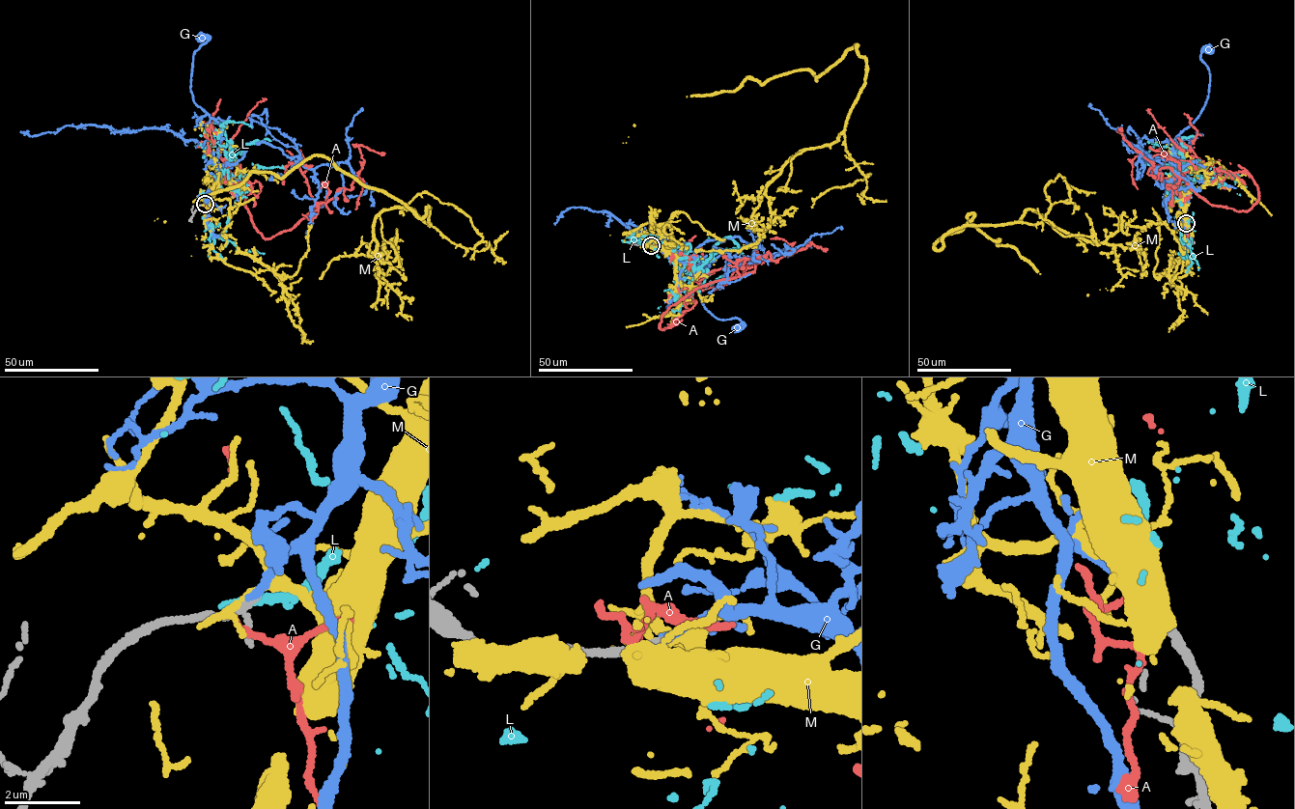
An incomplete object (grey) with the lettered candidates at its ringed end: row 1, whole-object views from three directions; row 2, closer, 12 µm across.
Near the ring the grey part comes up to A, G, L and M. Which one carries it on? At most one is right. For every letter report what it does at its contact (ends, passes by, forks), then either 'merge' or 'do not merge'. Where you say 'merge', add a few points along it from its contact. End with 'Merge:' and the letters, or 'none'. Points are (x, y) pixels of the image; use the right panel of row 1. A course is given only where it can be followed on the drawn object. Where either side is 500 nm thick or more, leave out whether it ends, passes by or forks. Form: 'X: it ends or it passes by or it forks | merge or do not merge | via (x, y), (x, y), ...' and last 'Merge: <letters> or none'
A: it ends | do not merge
G: it ends | merge | via (1186, 223), (1186, 182), (1172, 145), (1204, 106), (1210, 71), (1200, 58), (1210, 49)
L: it ends | do not merge
M: it forks | do not merge
Merge: G

